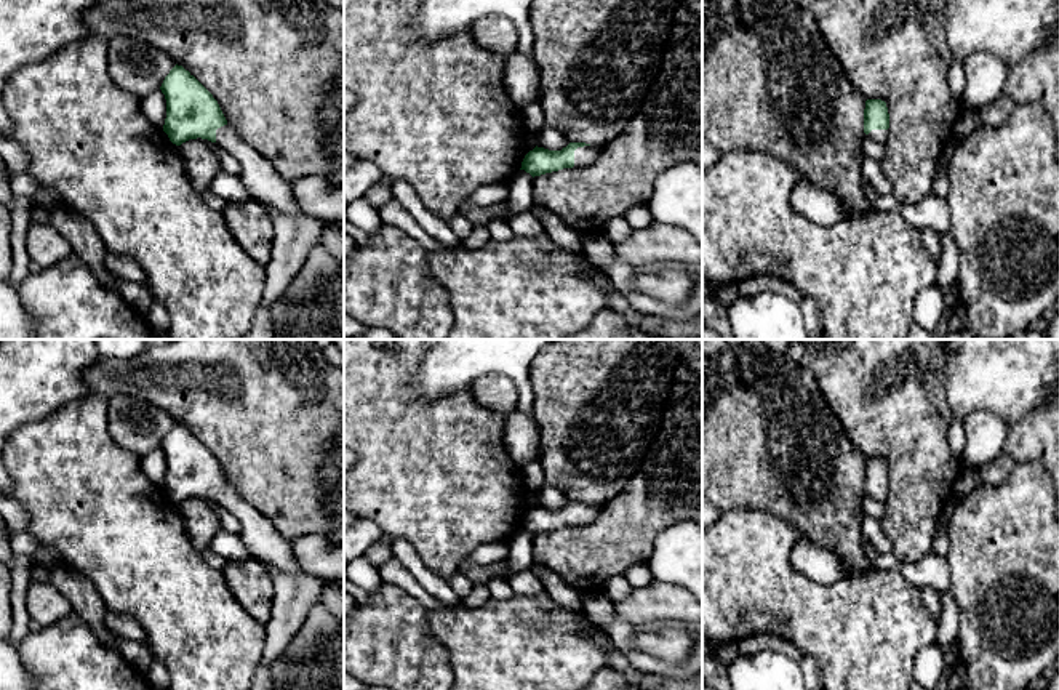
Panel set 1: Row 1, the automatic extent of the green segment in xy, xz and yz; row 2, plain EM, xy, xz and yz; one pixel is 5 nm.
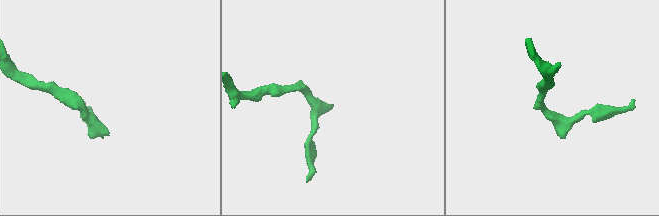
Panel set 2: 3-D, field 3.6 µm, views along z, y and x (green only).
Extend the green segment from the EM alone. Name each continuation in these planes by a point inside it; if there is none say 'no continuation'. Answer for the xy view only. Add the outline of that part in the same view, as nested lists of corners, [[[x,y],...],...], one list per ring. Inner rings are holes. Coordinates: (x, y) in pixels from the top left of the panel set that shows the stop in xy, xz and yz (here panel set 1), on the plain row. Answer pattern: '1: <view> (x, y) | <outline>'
1: xy (263, 540) | [[[232,485],[216,488],[216,503],[240,522],[240,538],[254,559],[285,573],[299,573],[291,544],[274,524],[256,511]]]

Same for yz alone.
1: yz (880, 495) | [[[872,488],[869,493],[870,498],[880,501],[880,503],[885,503],[886,501],[886,496],[888,496],[888,488]]]

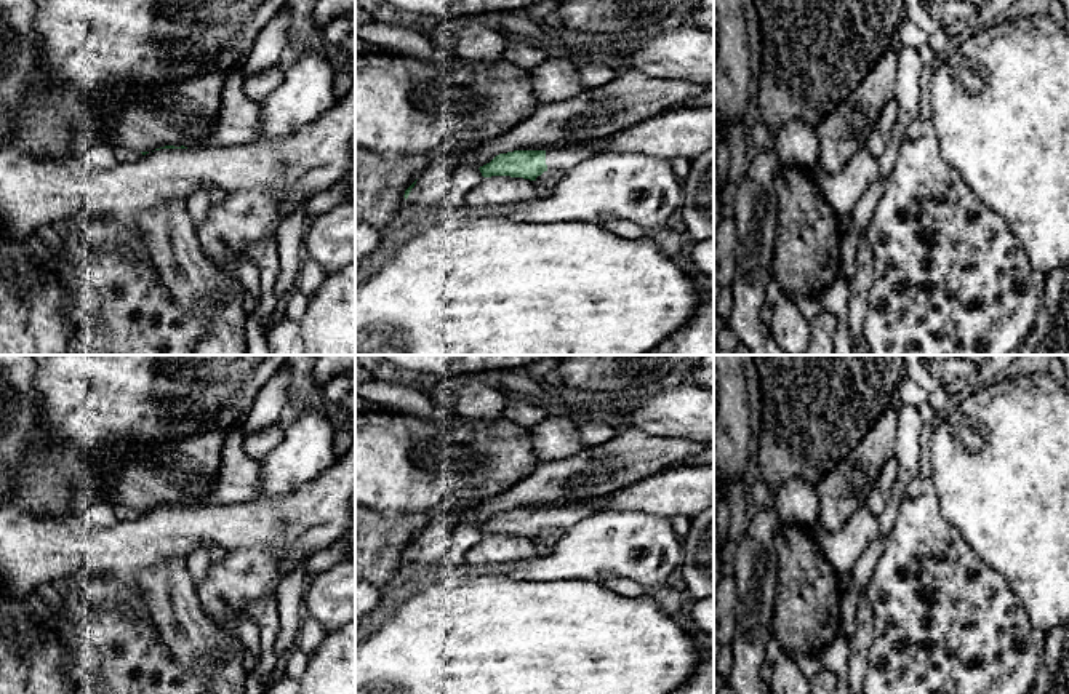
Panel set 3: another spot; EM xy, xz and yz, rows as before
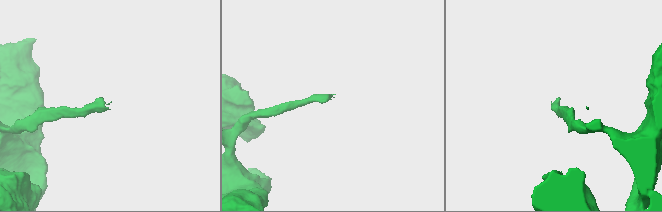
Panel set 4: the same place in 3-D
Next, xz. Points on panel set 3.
1: xz (562, 518) | [[[584,504],[546,509],[547,529],[567,531],[568,528],[595,512],[597,509],[594,505]]]

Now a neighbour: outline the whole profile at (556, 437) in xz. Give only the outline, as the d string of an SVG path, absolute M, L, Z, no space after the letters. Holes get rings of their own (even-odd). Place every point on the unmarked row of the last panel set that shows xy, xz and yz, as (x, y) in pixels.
M554 413L531 429L531 441L539 462L560 461L586 448L579 421Z

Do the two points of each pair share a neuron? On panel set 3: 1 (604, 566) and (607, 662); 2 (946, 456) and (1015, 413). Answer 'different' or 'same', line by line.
1: different
2: same

